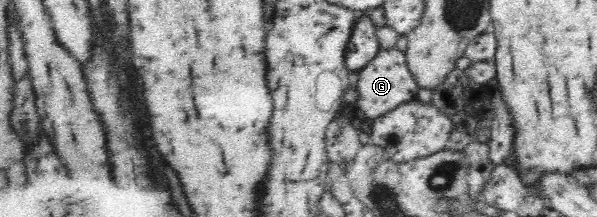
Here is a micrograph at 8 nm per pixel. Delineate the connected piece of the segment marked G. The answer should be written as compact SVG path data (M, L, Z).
M402 46L389 47L387 50L381 49L377 56L357 73L357 80L355 88L359 98L354 105L363 111L369 121L399 107L401 103L411 101L411 97L422 94L421 87L417 85L417 81L407 67Z

